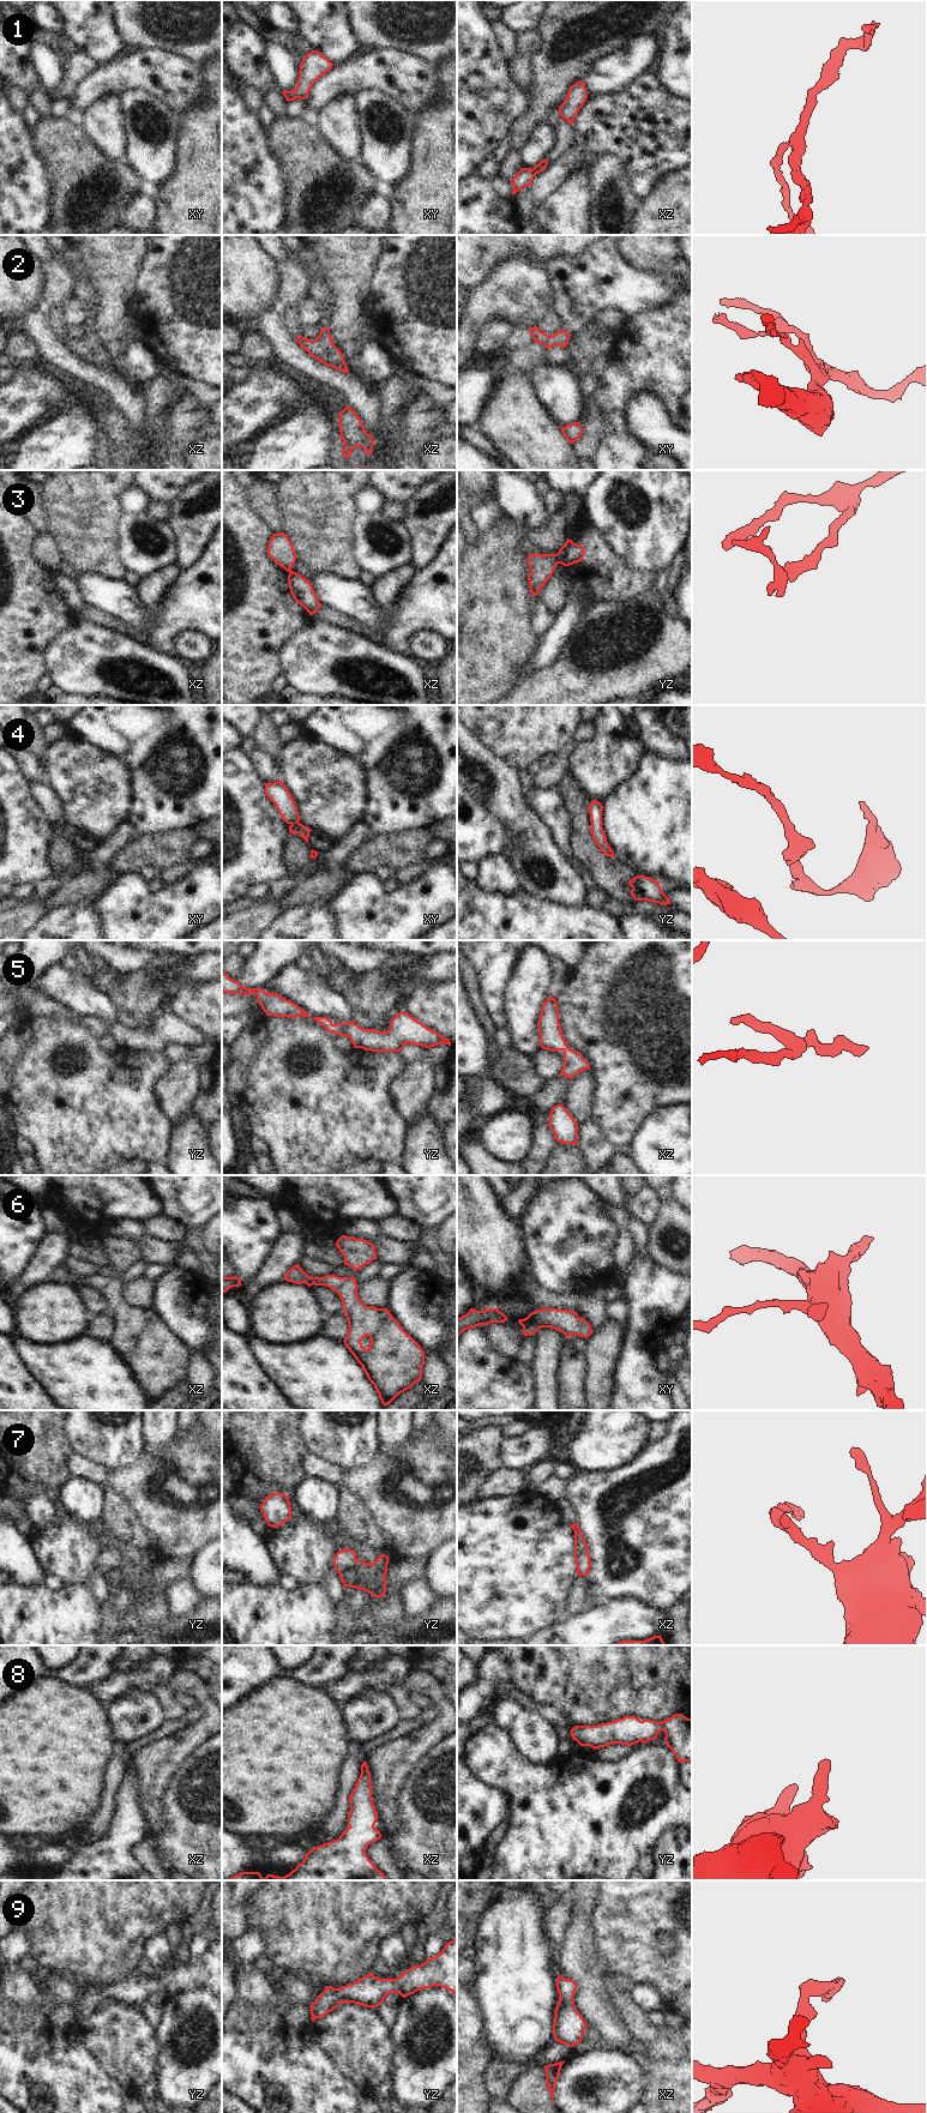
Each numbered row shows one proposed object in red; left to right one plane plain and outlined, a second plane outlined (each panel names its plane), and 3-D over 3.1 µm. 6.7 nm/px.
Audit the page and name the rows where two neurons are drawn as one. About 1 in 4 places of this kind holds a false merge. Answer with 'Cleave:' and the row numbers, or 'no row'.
Cleave: 3, 7

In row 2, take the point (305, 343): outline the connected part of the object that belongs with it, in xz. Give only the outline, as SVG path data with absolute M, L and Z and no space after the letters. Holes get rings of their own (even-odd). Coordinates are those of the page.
M327 327L321 329L319 336L311 341L302 336L295 338L302 349L319 362L336 368L341 372L349 373L342 351L333 344Z

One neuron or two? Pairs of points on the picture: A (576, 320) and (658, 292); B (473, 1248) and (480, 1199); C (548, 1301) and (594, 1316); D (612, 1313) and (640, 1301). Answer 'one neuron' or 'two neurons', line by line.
A: one neuron
B: one neuron
C: one neuron
D: two neurons

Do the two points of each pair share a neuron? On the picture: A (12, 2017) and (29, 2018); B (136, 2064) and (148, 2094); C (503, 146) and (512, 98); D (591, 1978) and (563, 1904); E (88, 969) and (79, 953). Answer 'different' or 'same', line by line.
A: same
B: different
C: different
D: different
E: same

